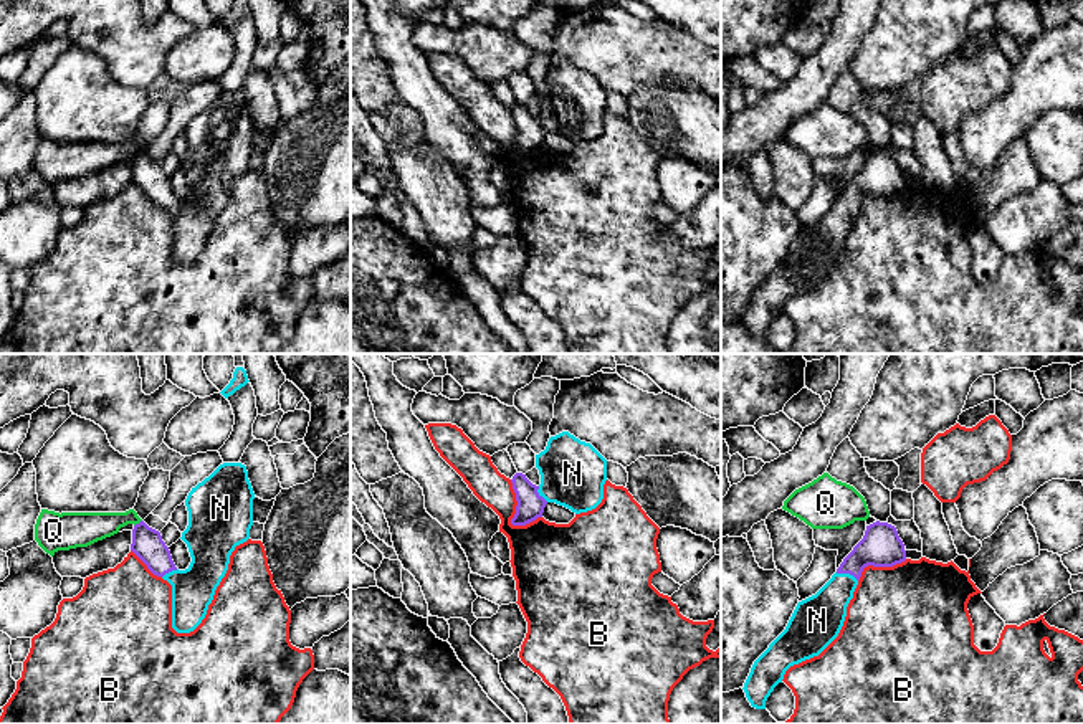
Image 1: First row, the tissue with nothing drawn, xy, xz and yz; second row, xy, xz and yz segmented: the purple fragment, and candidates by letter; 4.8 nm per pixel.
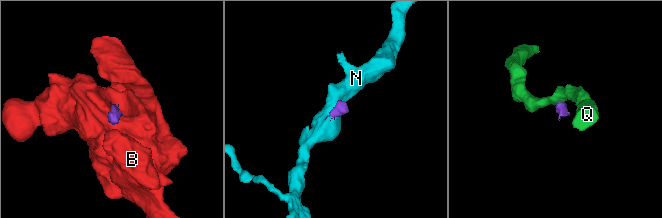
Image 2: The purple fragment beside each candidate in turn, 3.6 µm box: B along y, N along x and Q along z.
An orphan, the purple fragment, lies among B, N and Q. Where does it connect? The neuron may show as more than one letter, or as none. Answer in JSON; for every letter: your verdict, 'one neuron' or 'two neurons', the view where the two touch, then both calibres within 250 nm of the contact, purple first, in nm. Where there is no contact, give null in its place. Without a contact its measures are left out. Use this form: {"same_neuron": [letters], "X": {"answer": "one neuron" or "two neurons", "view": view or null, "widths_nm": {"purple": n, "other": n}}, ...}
{"same_neuron": ["N"], "B": {"answer": "two neurons", "view": "xz", "widths_nm": {"purple": 130, "other": 340}}, "N": {"answer": "one neuron", "view": "yz", "widths_nm": {"purple": 190, "other": 220}}, "Q": {"answer": "two neurons", "view": "xy", "widths_nm": {"purple": 150, "other": 160}}}

